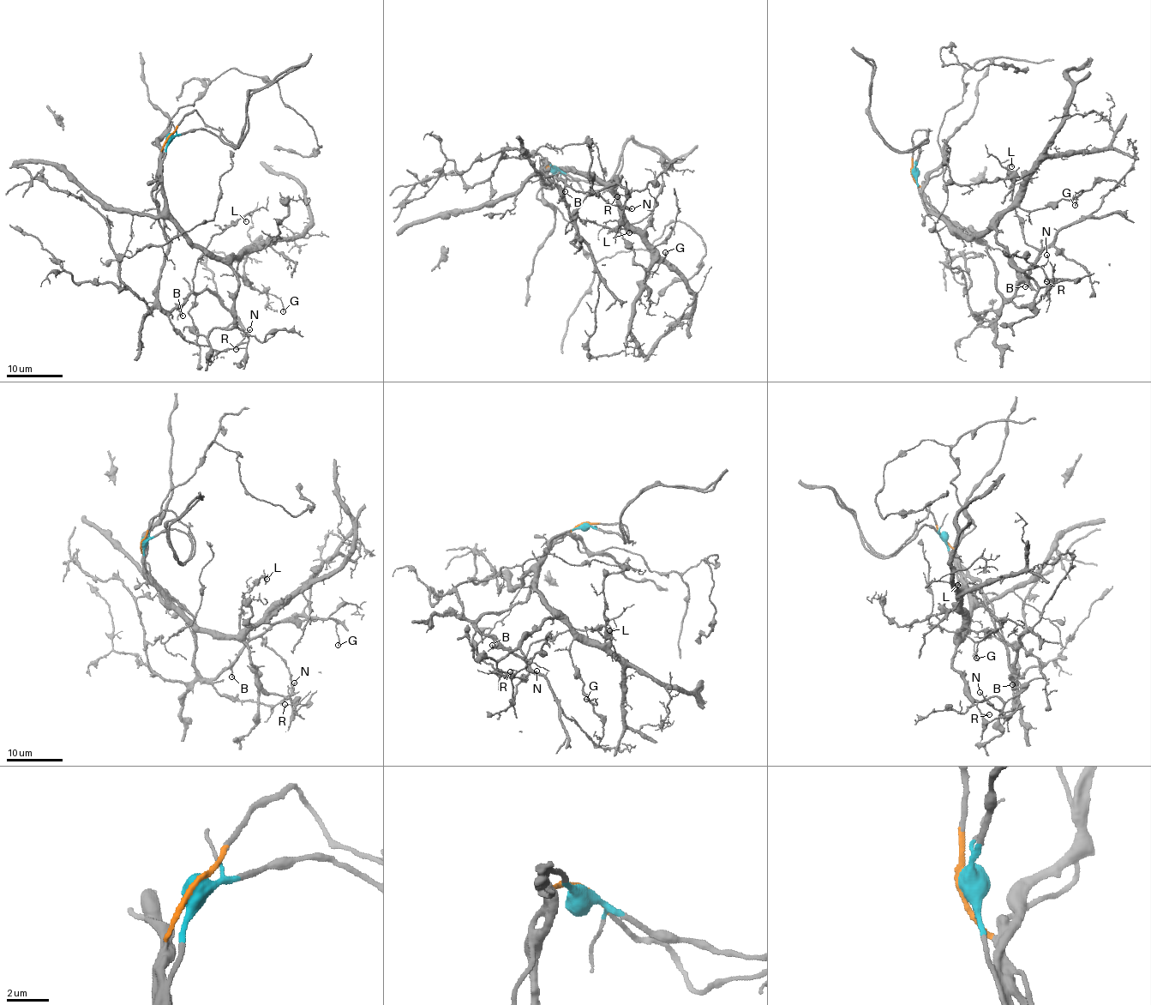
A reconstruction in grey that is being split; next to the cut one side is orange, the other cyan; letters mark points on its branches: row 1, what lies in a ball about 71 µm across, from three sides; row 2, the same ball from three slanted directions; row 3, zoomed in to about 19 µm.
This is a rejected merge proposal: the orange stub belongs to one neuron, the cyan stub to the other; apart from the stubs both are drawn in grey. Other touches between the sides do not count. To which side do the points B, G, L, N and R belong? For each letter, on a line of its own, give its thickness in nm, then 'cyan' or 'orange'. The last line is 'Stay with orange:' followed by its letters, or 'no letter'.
B: calibre 100 nm; orange
G: calibre 150 nm; cyan
L: calibre 90 nm; orange
N: calibre 120 nm; cyan
R: calibre 90 nm; cyan
Stay with orange: B, L

